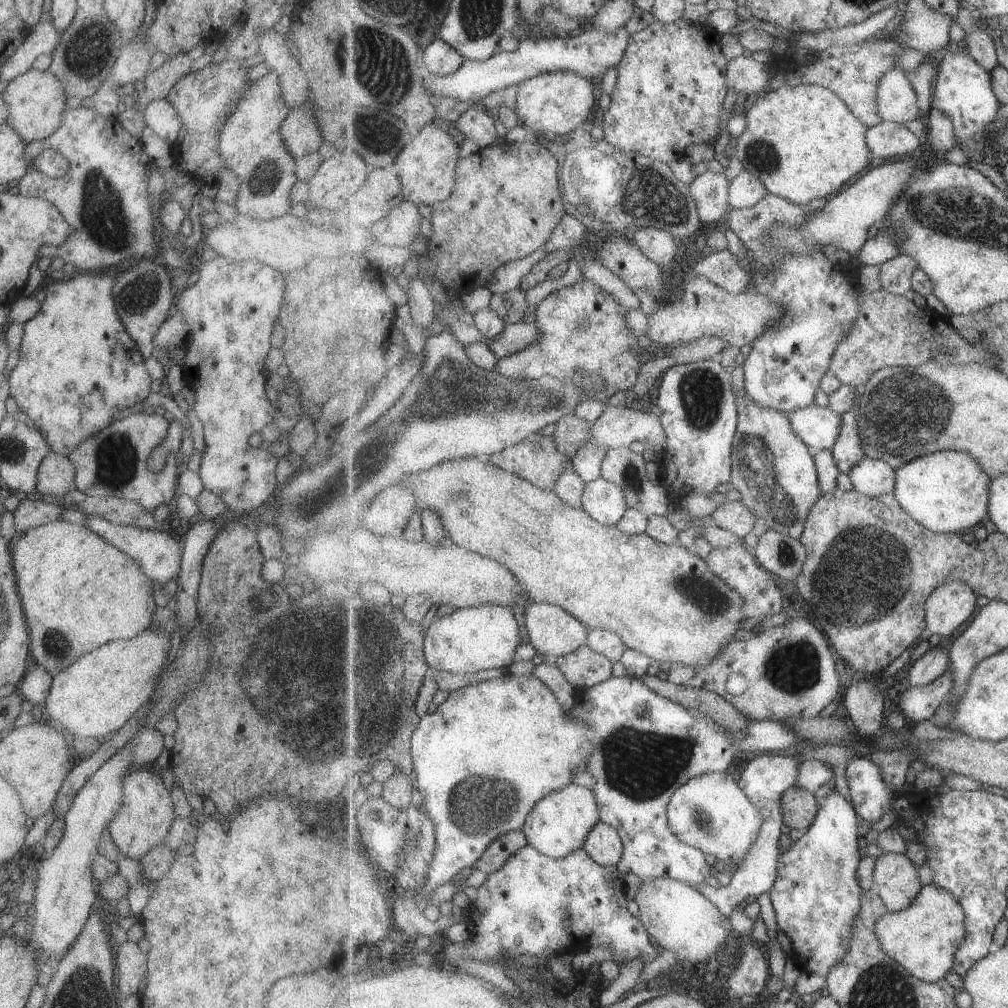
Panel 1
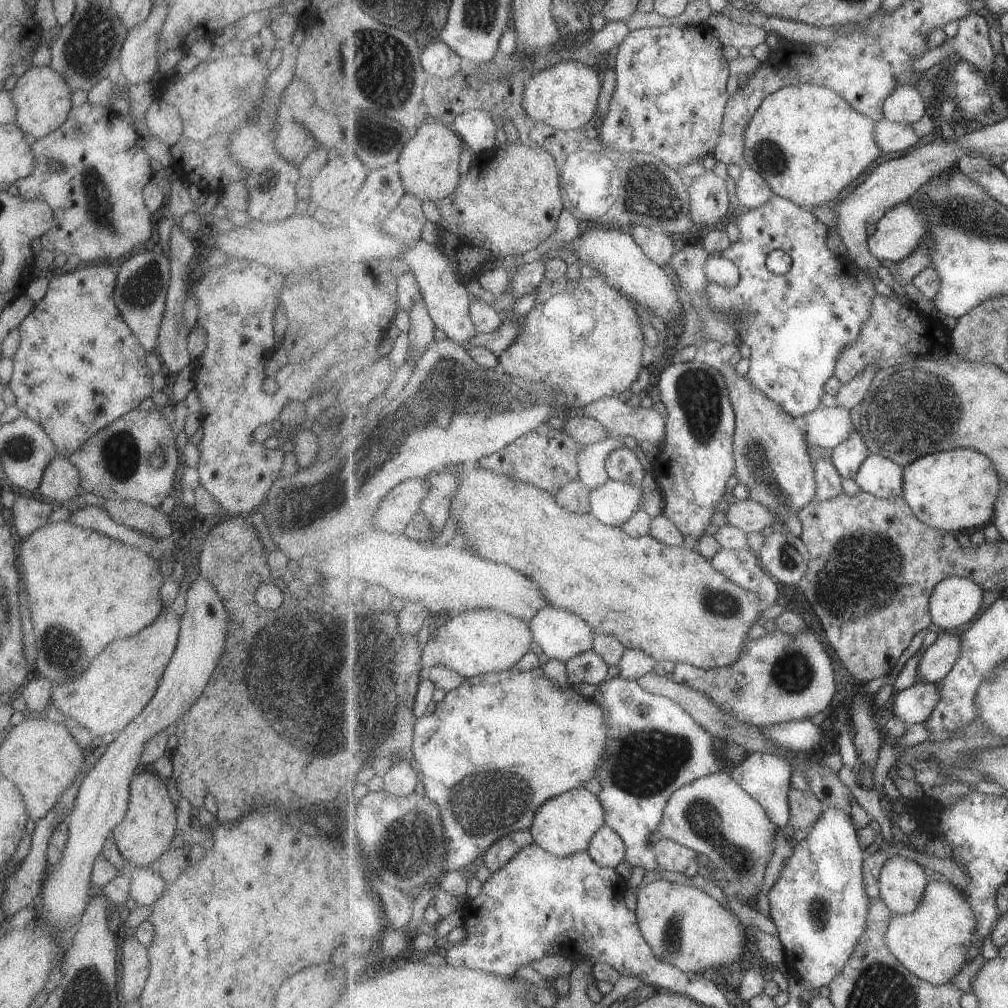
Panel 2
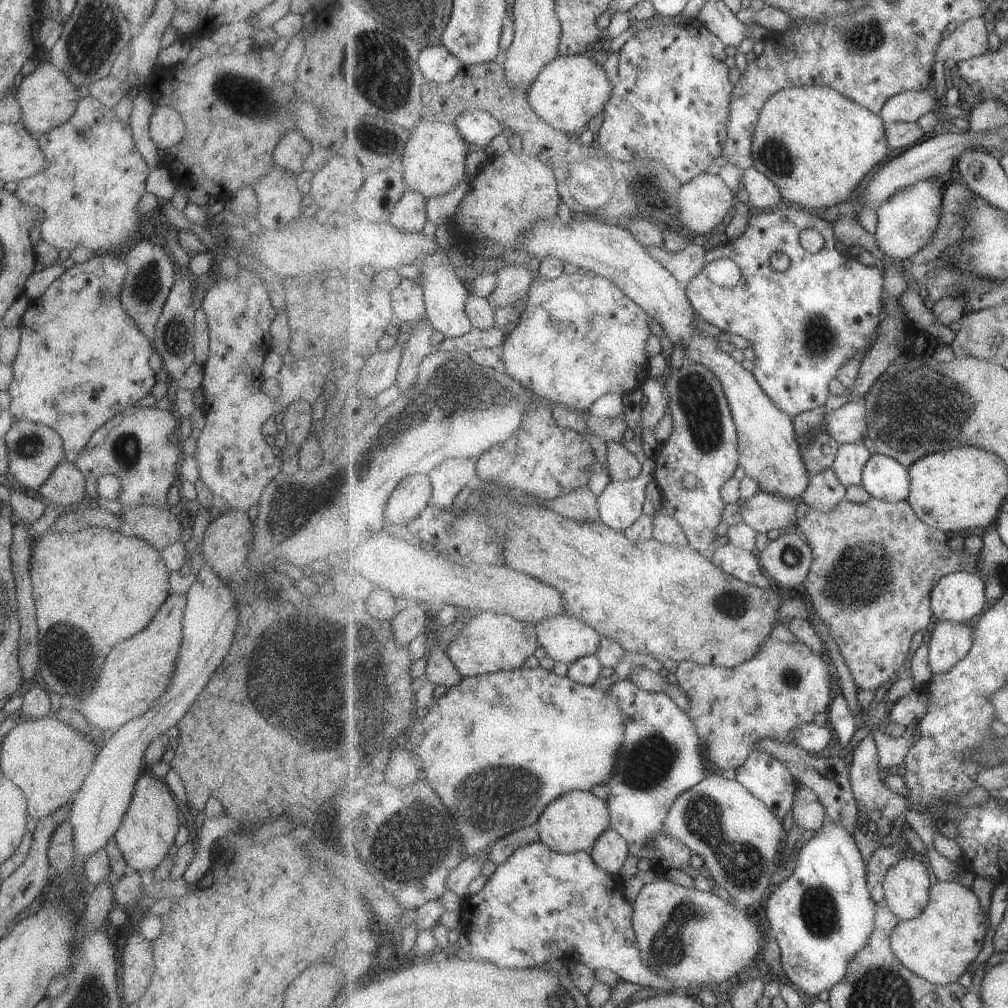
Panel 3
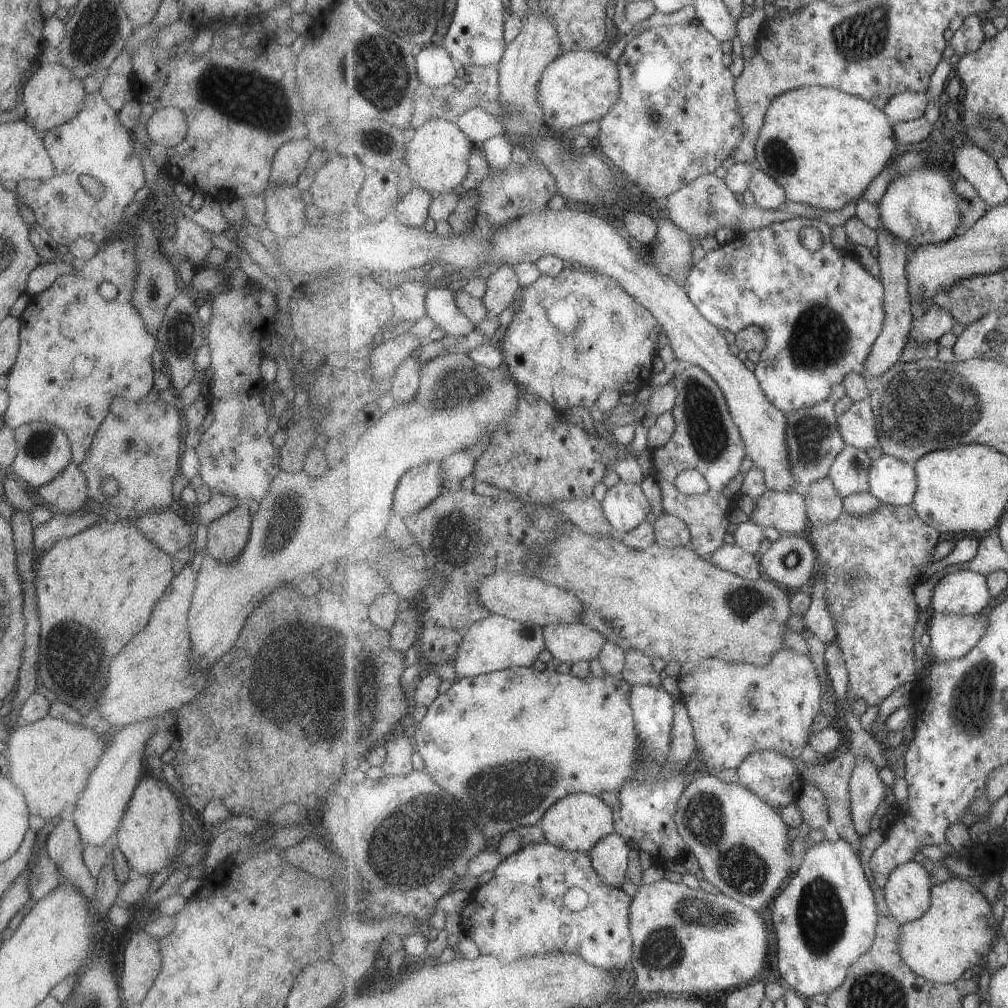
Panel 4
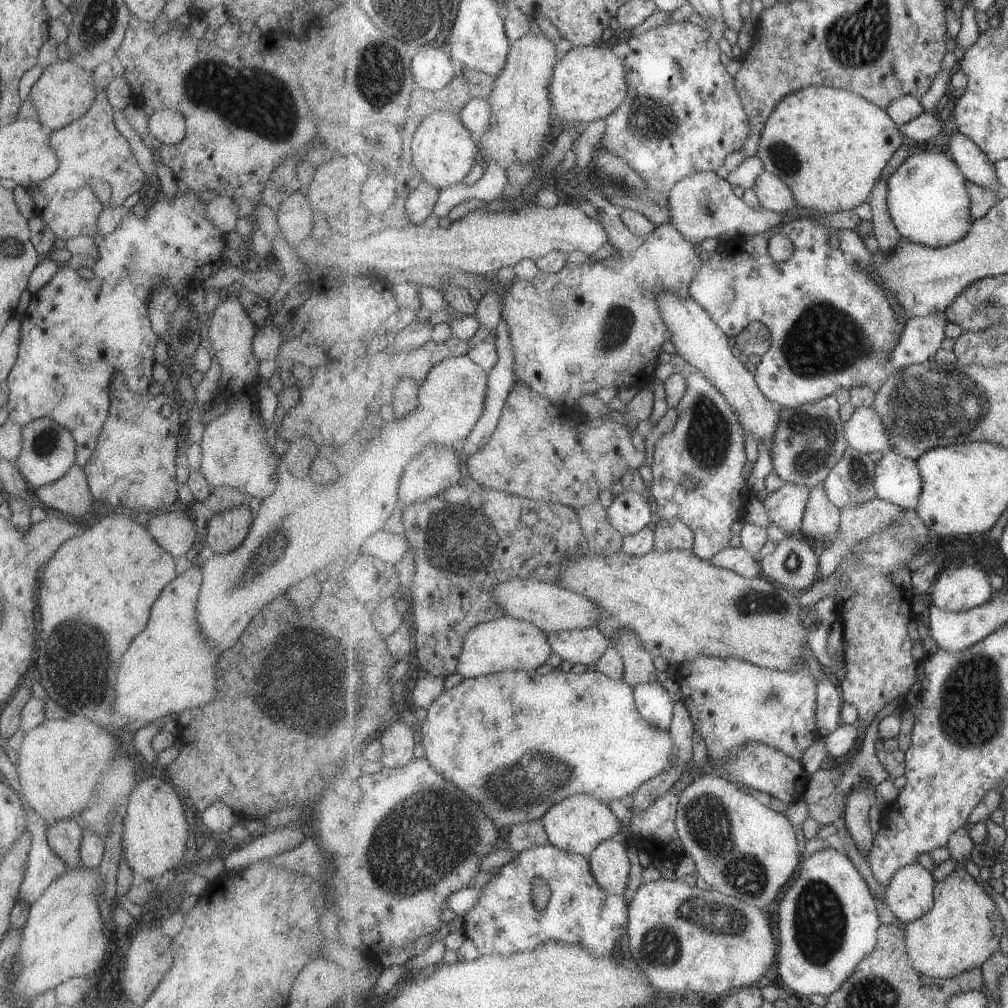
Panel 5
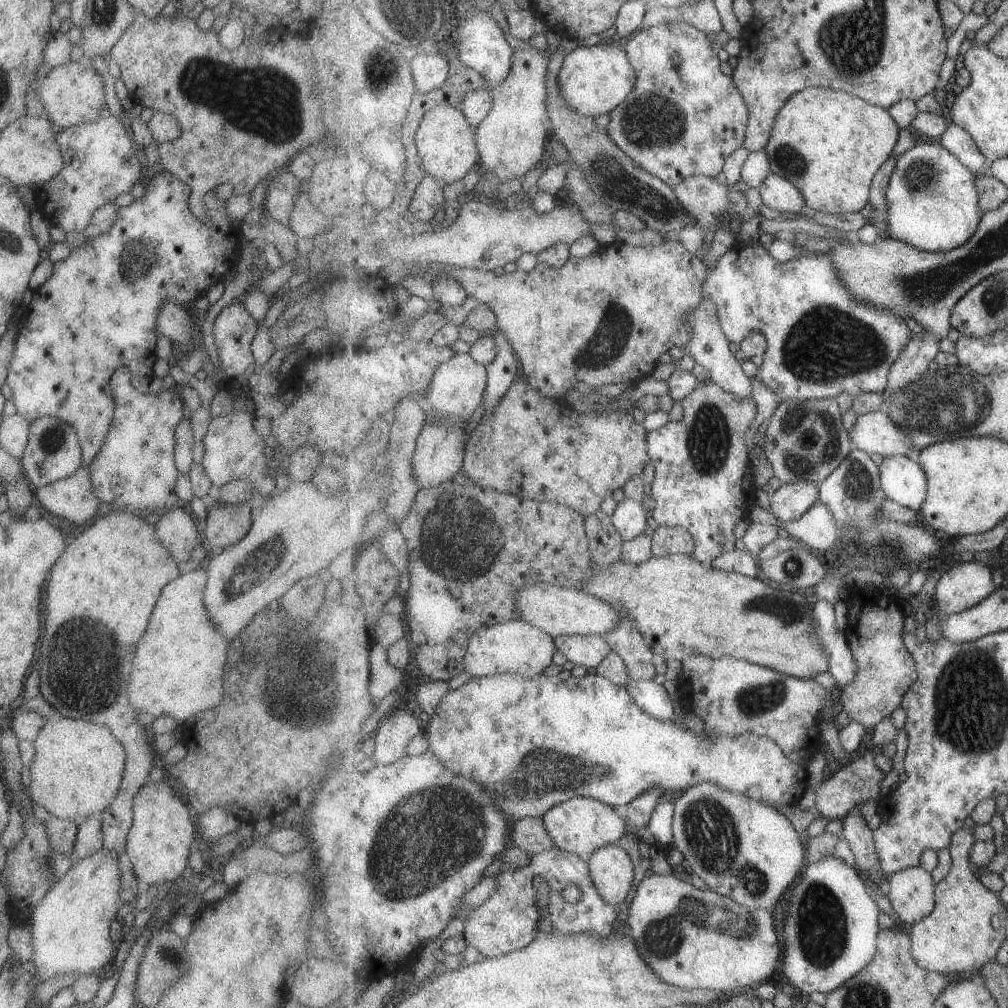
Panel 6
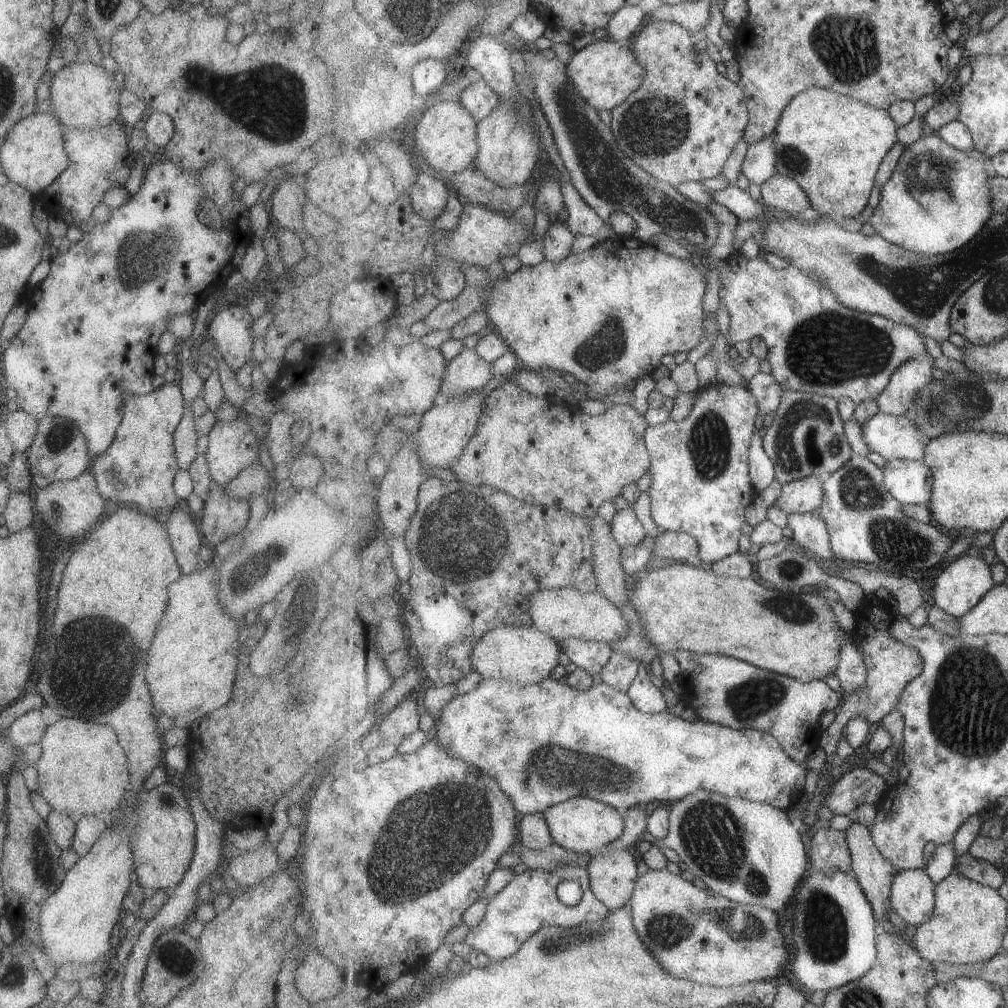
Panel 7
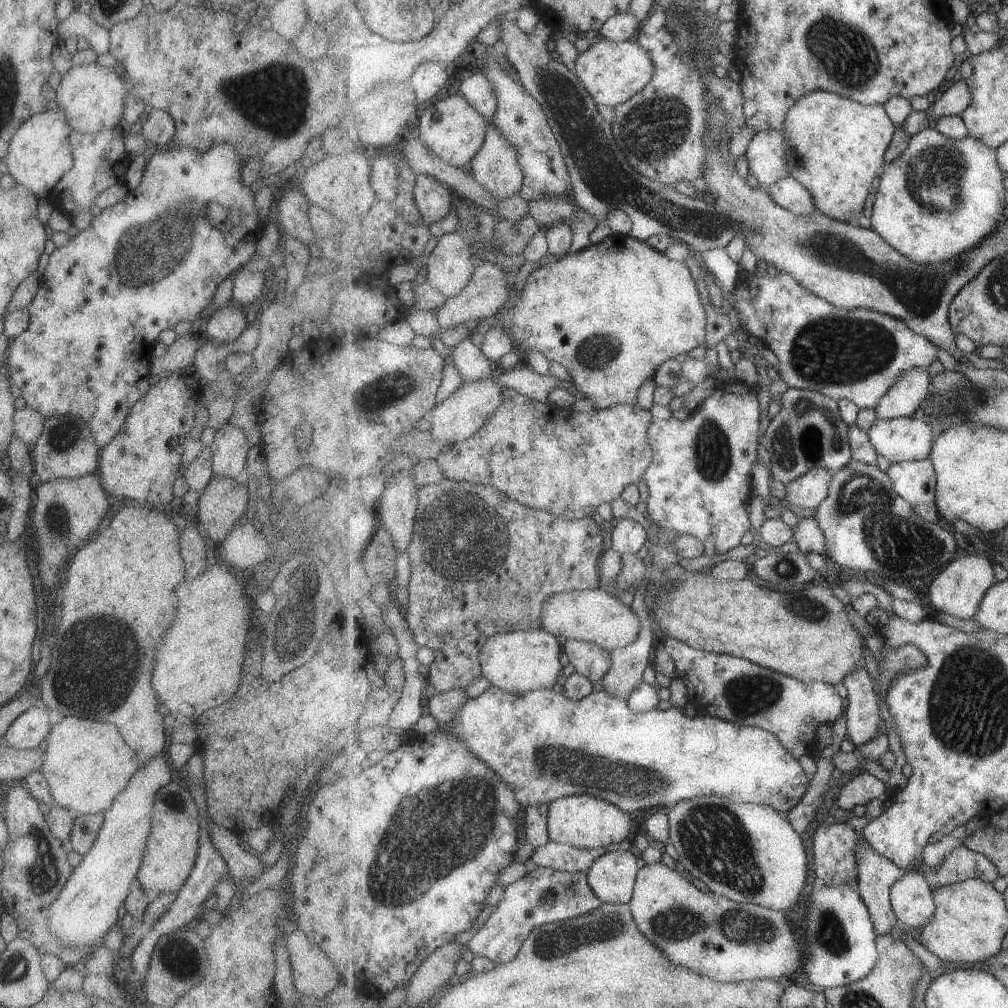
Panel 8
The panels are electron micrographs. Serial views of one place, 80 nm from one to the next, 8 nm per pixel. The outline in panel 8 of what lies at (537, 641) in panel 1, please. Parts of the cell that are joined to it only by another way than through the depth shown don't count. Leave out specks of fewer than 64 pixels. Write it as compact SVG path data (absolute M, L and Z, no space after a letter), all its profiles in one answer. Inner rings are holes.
M569 639L563 643L564 652L577 673L601 686L601 680L612 667L612 651L597 643Z

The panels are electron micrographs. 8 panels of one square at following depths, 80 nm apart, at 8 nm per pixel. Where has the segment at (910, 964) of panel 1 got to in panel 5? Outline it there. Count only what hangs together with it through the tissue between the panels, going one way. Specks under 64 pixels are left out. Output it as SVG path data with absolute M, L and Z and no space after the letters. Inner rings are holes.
M961 867L937 882L934 892L933 908L923 918L905 926L908 955L921 974L934 979L950 979L981 967L991 956L998 955L1007 924L985 884L977 882L965 867Z

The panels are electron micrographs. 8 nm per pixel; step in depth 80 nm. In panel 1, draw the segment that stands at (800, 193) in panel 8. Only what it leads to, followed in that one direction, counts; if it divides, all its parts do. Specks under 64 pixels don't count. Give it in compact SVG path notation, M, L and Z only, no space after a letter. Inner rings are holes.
M743 168L730 184L730 206L732 209L746 209L755 206L769 193L761 179Z

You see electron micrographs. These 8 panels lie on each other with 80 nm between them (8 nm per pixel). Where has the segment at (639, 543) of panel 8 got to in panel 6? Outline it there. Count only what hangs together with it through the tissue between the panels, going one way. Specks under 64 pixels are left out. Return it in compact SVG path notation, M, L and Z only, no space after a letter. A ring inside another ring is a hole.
M625 498L618 503L612 519L625 542L642 535L647 528L647 512L635 499Z

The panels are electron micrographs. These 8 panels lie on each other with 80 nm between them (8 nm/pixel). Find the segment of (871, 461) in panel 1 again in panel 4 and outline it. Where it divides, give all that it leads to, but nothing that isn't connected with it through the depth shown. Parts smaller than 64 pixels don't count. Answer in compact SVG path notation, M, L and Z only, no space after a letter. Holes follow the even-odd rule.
M875 453L869 471L870 493L883 504L911 505L918 487L914 464L896 456Z

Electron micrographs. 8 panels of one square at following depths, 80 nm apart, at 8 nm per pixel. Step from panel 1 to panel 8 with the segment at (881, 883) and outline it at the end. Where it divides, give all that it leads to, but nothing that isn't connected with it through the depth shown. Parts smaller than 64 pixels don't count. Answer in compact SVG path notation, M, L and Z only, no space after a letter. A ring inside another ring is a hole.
M917 869L894 884L891 898L898 920L906 928L918 932L936 918L935 891Z

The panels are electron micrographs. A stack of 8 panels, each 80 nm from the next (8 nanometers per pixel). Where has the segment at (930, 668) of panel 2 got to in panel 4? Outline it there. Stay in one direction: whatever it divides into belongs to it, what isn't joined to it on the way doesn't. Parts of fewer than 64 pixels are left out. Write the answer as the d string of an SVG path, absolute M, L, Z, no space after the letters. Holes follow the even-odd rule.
M934 612L930 617L931 652L937 663L965 656L985 636L989 614L958 615Z

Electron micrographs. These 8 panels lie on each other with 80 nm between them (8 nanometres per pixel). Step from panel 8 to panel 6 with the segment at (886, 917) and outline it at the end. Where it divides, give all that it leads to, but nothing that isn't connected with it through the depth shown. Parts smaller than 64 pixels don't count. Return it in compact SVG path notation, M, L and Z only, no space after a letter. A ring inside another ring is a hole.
M861 806L855 807L843 818L842 837L849 842L854 854L854 866L864 879L870 879L881 890L887 890L889 878L881 868L880 856L874 839L874 830L861 816Z

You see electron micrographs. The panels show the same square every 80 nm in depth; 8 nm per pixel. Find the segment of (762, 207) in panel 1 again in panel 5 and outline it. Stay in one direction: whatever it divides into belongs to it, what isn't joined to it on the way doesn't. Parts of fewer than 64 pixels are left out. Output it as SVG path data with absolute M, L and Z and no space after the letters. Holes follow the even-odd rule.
M792 218L789 220L786 220L783 224L780 226L777 226L780 233L786 234L791 238L791 240L795 243L795 252L793 255L793 258L791 260L785 261L785 262L777 262L769 252L769 243L770 238L775 234L774 232L771 232L771 230L754 234L753 236L746 237L746 236L740 236L740 237L733 237L730 240L727 240L726 242L720 242L717 246L717 250L712 254L712 256L706 261L703 262L701 265L701 268L699 269L699 272L695 275L695 278L692 278L692 283L690 286L690 293L692 294L693 300L696 300L705 310L709 311L709 314L712 314L713 320L716 320L717 324L720 324L720 327L728 334L728 337L736 338L740 332L744 331L746 327L748 327L752 322L763 322L763 324L766 324L769 327L771 338L772 338L772 345L771 348L763 355L761 356L761 361L757 365L757 369L755 372L757 384L760 385L760 389L765 393L765 396L768 397L770 401L773 401L775 404L777 404L780 408L787 408L787 407L800 407L801 405L812 403L824 398L827 398L828 396L831 396L835 394L836 390L838 388L848 388L851 390L853 387L869 387L869 386L875 386L875 388L879 388L877 392L879 392L880 388L885 384L886 380L889 378L889 356L890 353L893 352L896 345L898 345L898 341L901 340L902 333L905 330L905 325L897 318L897 314L893 312L893 308L891 308L891 304L889 304L889 300L887 300L887 296L885 296L885 292L883 292L883 288L878 285L872 278L869 276L869 274L865 273L863 268L860 268L859 265L852 260L846 253L843 253L840 249L834 249L827 244L829 242L827 233L829 232L829 228L825 227L825 225L818 224L817 222L813 220L809 220L806 218Z

